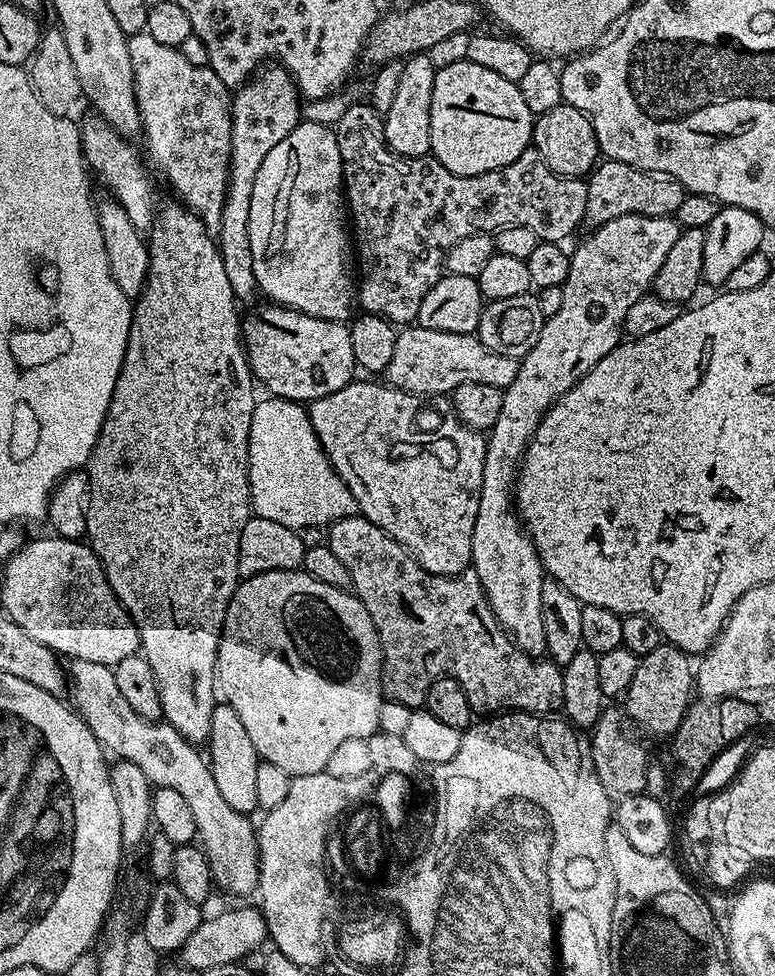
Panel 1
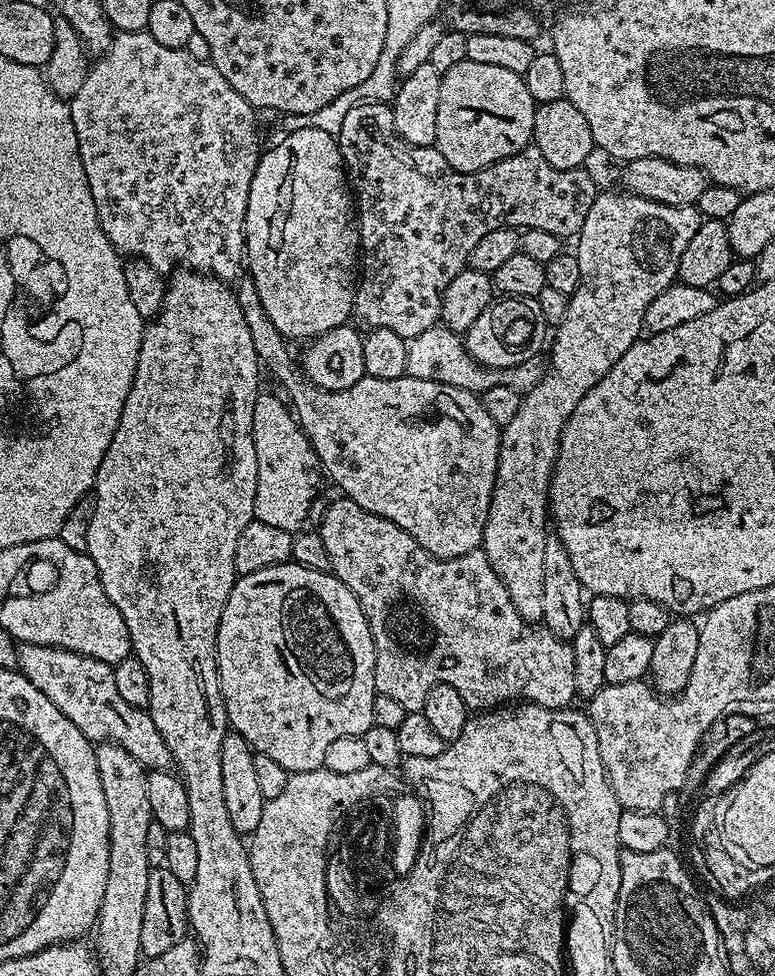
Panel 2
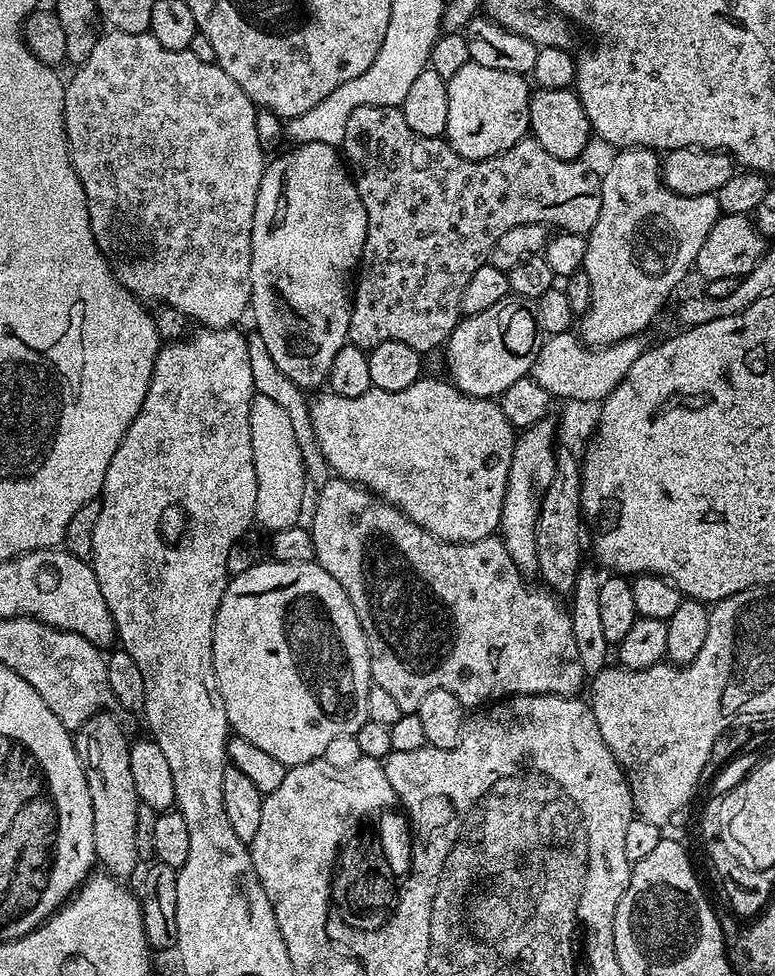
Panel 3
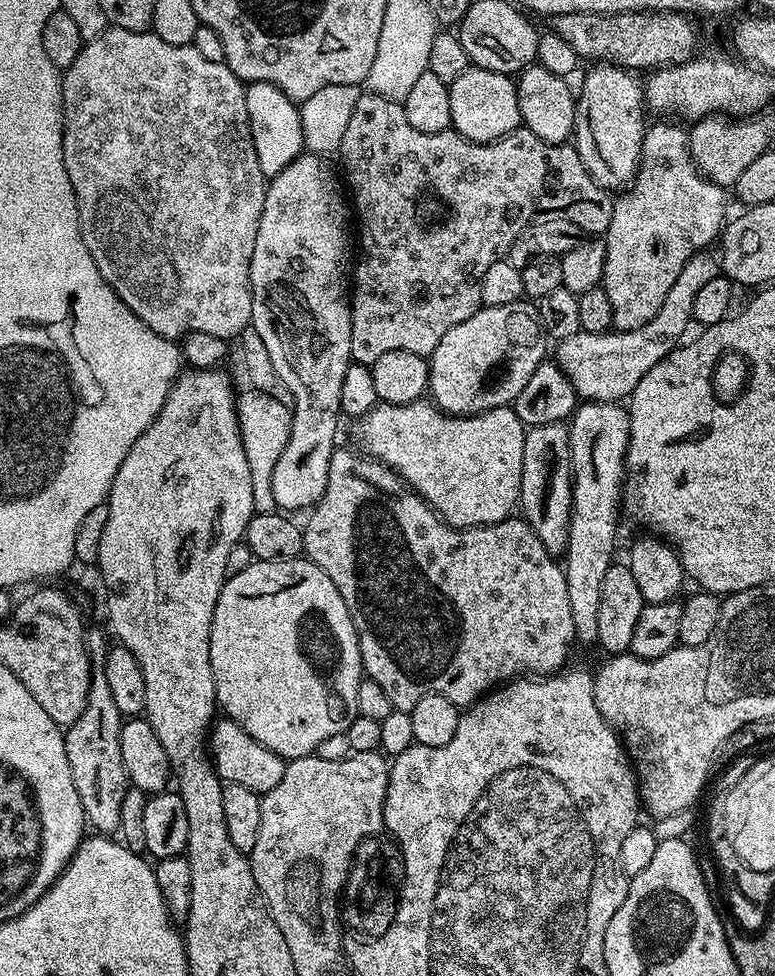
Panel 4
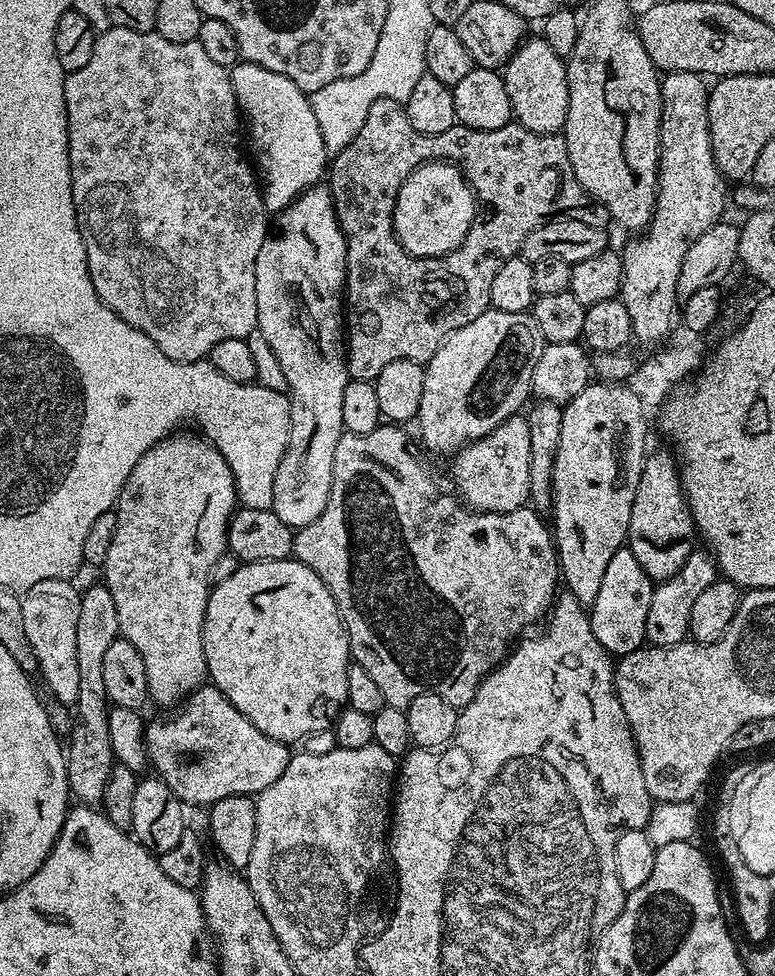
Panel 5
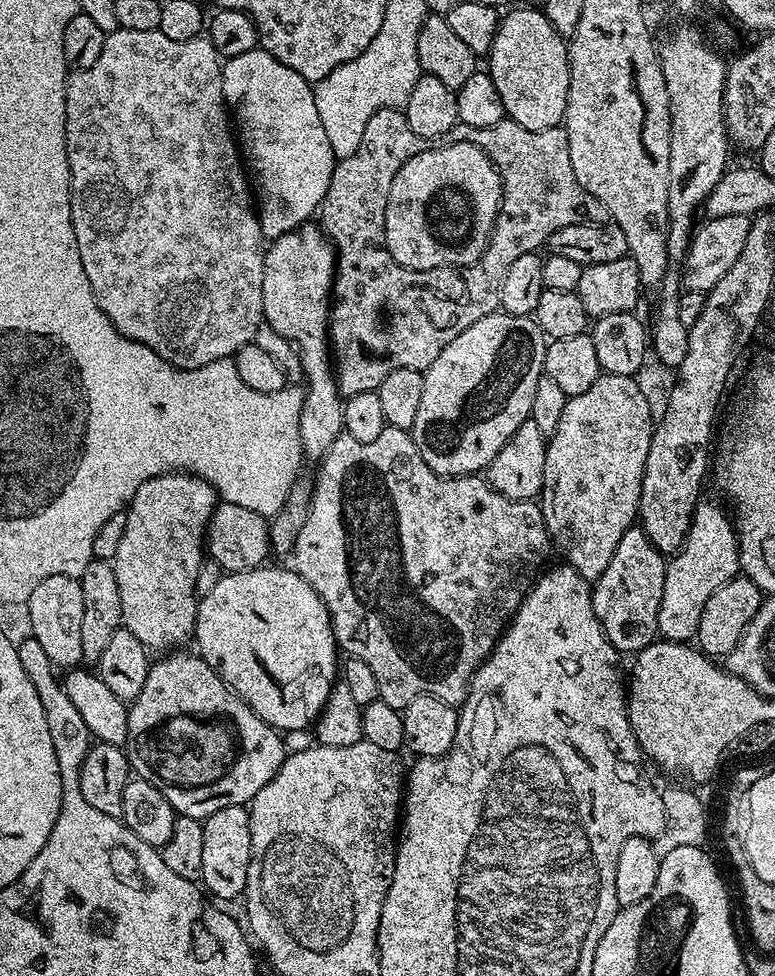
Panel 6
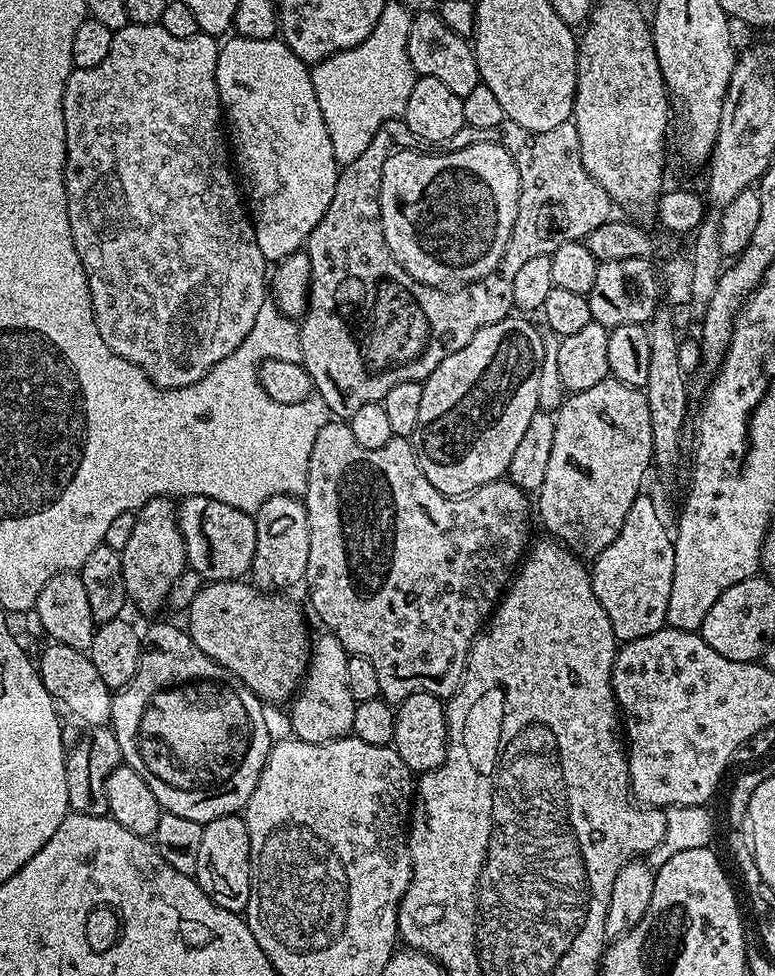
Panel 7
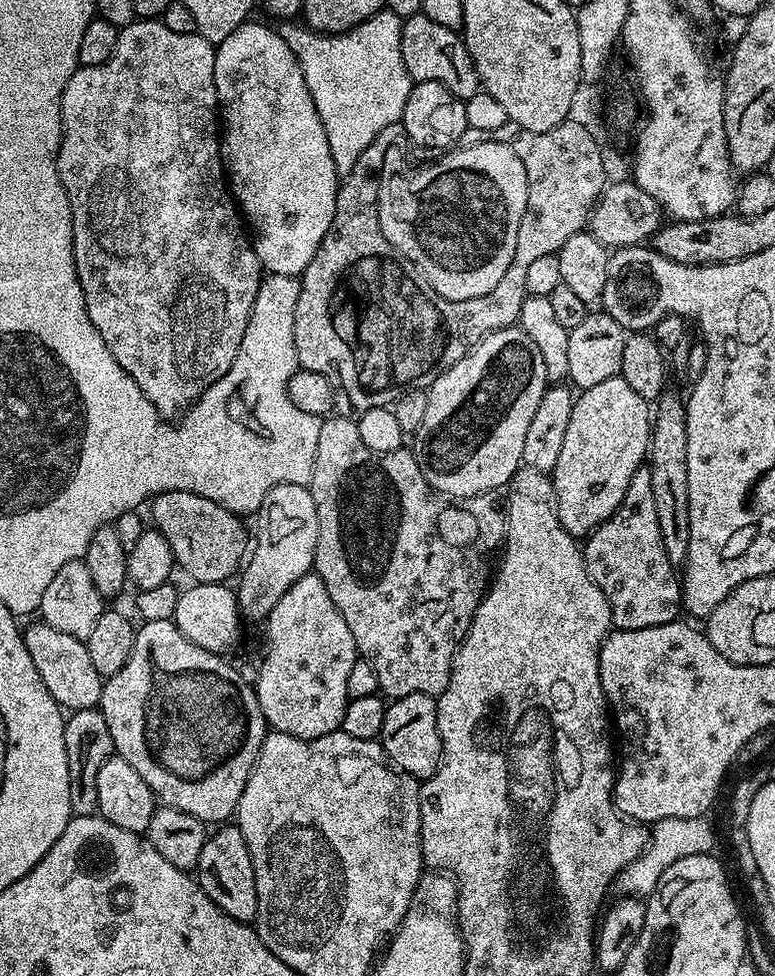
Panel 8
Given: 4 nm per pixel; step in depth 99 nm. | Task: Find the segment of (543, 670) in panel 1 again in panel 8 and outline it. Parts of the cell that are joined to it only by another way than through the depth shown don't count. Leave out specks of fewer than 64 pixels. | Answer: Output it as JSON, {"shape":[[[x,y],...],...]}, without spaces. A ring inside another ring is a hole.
{"shape":[[[329,415],[321,419],[318,430],[318,450],[314,454],[314,470],[312,471],[312,497],[314,506],[318,510],[318,546],[316,547],[315,575],[322,578],[326,586],[326,592],[330,594],[330,602],[338,606],[338,614],[346,618],[346,626],[350,626],[350,634],[354,634],[357,653],[363,659],[374,666],[374,674],[378,674],[380,692],[385,697],[395,698],[421,692],[427,696],[439,697],[445,692],[450,682],[452,673],[452,659],[456,657],[456,649],[464,641],[468,633],[470,622],[478,610],[480,600],[488,590],[490,577],[494,572],[493,556],[440,556],[440,542],[436,542],[434,536],[434,514],[436,514],[436,502],[432,500],[435,491],[422,474],[415,455],[407,447],[399,448],[393,452],[379,452],[370,450],[366,442],[362,442],[362,434],[358,434],[356,420],[347,420],[344,416]]]}

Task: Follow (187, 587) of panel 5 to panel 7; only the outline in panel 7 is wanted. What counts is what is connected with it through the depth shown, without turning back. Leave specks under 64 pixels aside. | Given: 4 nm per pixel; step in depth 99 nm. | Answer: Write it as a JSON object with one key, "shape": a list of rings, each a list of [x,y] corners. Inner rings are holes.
{"shape":[[[167,496],[146,502],[136,513],[134,534],[130,534],[120,553],[128,599],[144,612],[156,612],[160,607],[165,607],[170,586],[174,586],[174,578],[184,572],[188,563],[180,524],[176,521],[177,511],[177,505]]]}

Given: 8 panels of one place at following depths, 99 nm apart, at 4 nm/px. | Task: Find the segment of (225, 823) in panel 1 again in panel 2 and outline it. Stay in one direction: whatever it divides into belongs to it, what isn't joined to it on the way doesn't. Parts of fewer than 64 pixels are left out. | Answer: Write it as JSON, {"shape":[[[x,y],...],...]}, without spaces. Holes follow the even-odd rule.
{"shape":[[[20,644],[16,663],[19,672],[38,686],[38,690],[82,730],[87,740],[122,746],[126,754],[134,754],[148,770],[164,770],[172,764],[172,755],[166,742],[162,742],[162,734],[158,734],[158,726],[154,726],[154,718],[150,718],[147,710],[130,706],[130,702],[118,694],[113,665],[65,648],[48,648],[45,644]]]}

